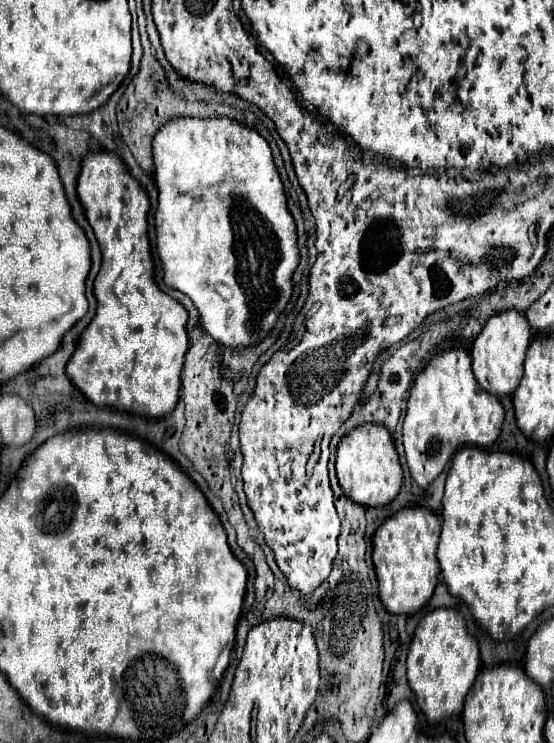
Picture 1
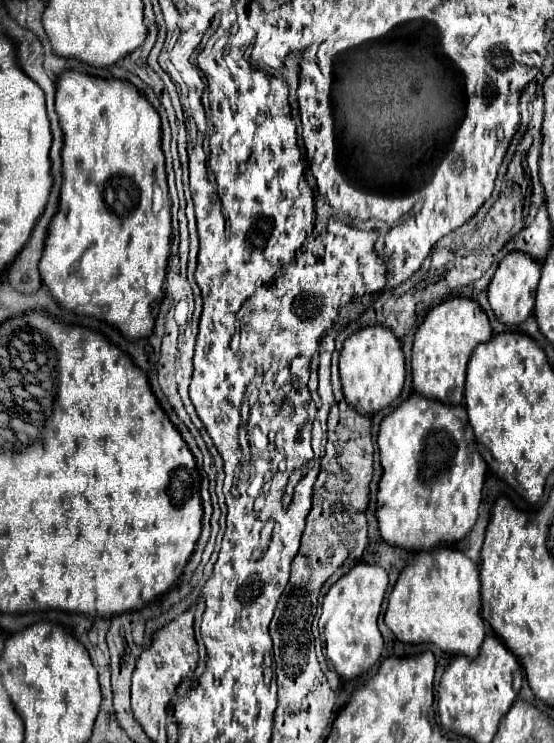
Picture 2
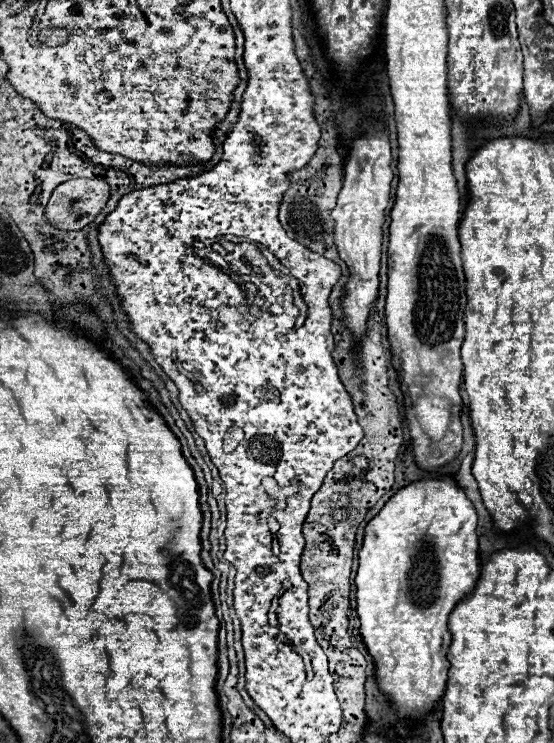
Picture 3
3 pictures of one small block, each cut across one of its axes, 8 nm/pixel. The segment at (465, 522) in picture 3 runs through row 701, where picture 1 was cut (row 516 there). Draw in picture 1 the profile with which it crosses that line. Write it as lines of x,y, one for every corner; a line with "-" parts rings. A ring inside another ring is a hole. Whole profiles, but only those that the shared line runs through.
406,506
394,516
386,518
376,530
374,544
374,568
380,582
380,600
392,614
414,614
434,594
438,584
440,564
436,560
436,548
442,534
442,520
430,508

